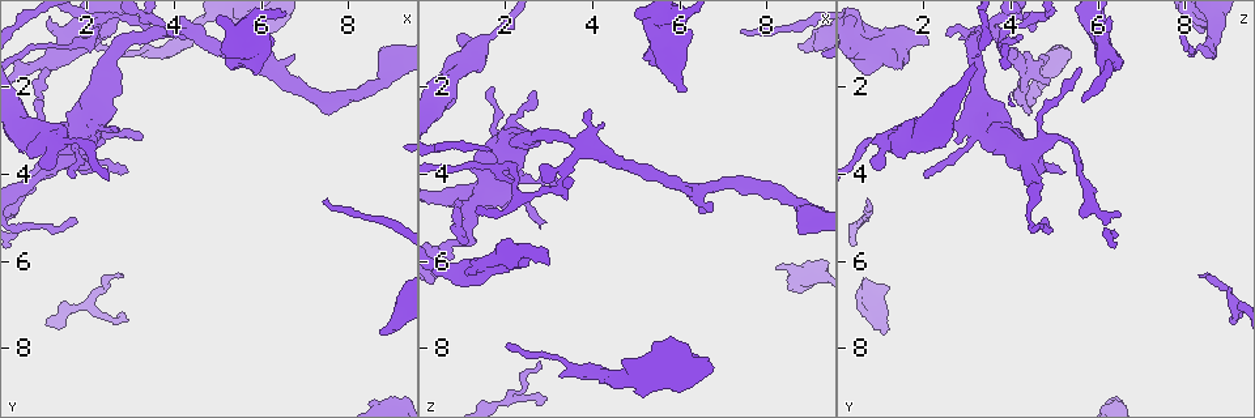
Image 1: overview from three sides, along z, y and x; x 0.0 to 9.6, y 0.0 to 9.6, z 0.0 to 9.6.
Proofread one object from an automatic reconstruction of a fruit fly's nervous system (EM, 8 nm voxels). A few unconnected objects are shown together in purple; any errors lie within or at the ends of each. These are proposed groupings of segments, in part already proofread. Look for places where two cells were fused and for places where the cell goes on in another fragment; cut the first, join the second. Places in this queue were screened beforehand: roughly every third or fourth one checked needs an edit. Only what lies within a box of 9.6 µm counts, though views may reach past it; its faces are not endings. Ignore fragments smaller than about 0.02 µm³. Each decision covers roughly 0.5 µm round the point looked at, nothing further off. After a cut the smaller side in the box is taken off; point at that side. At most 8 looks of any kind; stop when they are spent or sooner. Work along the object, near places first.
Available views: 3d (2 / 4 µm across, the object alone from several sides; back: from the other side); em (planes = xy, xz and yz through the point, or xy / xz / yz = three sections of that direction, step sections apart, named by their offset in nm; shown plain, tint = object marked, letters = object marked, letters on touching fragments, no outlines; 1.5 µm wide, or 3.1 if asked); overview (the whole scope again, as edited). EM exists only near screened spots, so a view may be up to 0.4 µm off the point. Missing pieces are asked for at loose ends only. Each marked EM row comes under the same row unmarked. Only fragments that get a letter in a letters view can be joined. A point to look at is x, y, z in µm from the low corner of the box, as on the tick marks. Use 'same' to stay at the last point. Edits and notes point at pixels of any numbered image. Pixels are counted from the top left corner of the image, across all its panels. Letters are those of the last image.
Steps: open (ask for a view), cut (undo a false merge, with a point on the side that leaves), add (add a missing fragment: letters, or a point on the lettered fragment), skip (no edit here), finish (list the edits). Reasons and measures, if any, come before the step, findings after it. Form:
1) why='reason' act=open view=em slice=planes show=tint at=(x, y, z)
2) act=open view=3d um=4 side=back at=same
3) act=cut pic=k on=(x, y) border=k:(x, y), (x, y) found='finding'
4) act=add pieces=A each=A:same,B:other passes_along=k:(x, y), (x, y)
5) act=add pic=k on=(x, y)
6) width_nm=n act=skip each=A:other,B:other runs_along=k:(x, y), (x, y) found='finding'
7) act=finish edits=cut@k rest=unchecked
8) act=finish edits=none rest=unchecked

why='thick end' act=open view=em slice=planes show=letters at=(6.15, 0.90, 2.05)

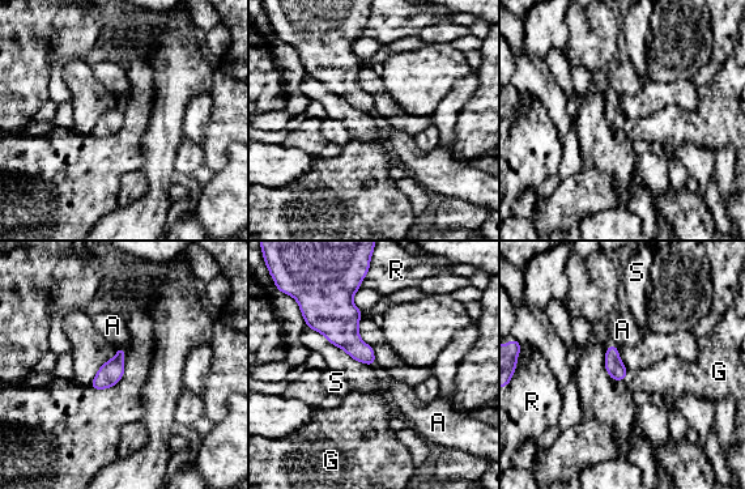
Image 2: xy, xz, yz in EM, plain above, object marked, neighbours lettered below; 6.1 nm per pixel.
longest_contact=R:130nm act=add pieces=G each=A:other,G:same,R:other,S:other passes_along=2:(616, 370), (626, 375), (667, 377) found='the cell continues'

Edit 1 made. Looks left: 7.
act=open view=overview

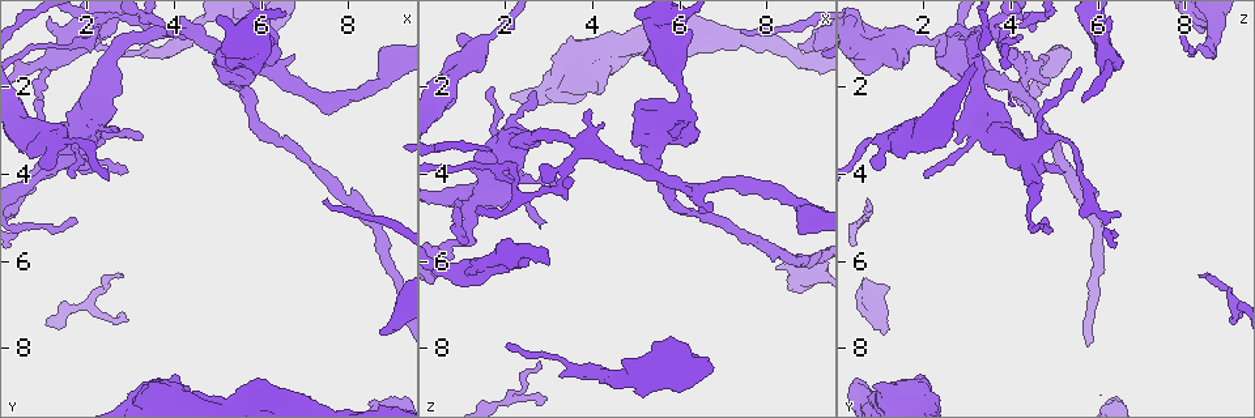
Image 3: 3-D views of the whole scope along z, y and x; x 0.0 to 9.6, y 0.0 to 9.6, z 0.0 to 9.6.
act=open view=3d um=4 at=(4.00, 0.75, 2.45)

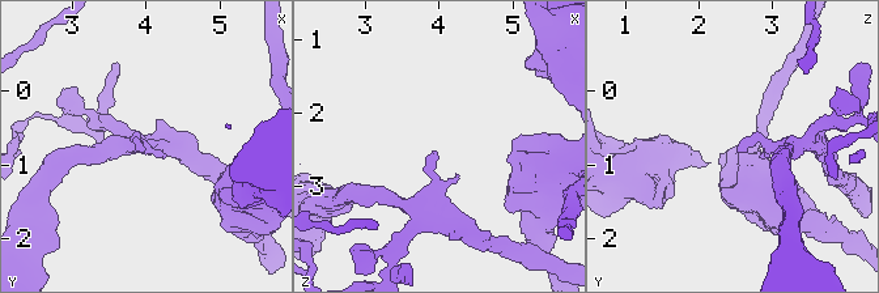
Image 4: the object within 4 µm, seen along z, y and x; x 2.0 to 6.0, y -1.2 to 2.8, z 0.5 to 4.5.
act=open view=em slice=xz step=8 show=tint at=(3.95, 0.80, 2.50)

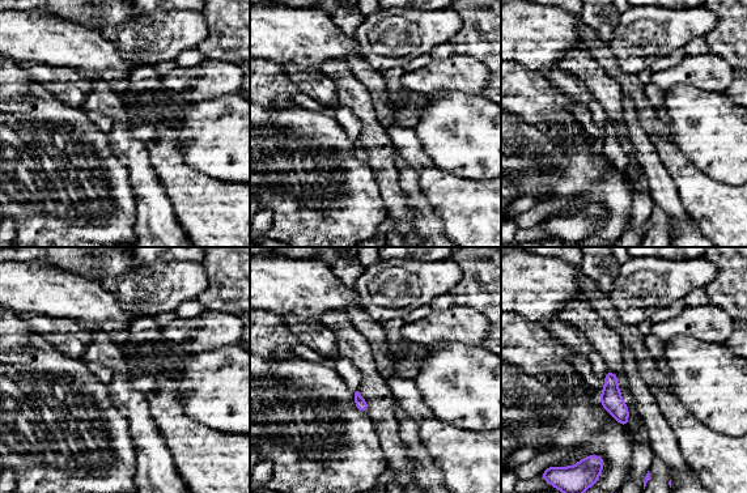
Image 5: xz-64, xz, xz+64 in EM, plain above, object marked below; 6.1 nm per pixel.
act=open view=em slice=planes show=letters at=same

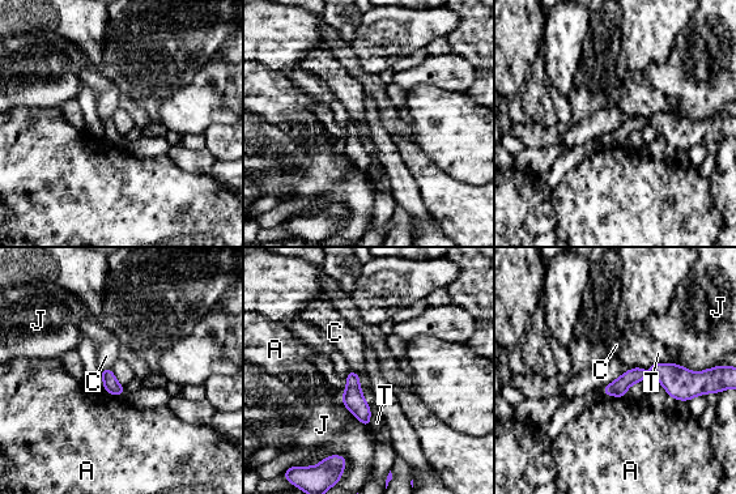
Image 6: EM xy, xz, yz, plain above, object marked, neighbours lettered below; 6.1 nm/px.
act=skip each=A:other,C:other,J:other,T:other runs_along=6:(680, 384), (649, 370), (605, 391) found='no lettered fragment goes on from it'

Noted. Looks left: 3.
why='sharp bend' act=open view=em slice=xy step=8 show=tint at=(2.05, 0.95, 3.80)

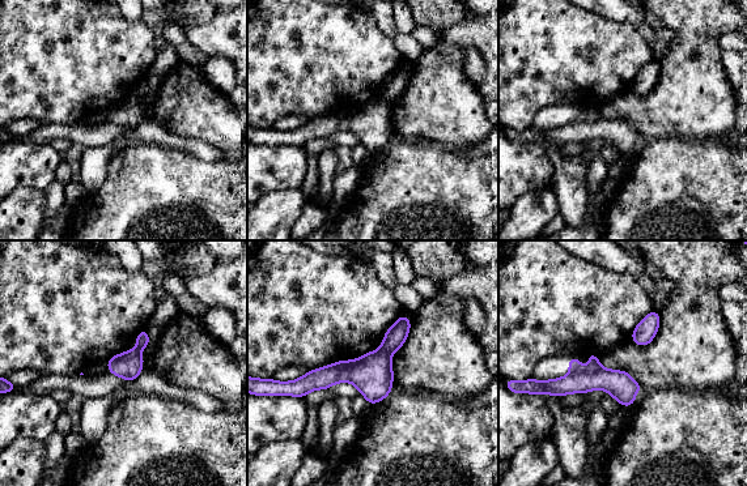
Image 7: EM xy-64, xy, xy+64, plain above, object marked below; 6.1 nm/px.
act=open view=em slice=xy step=8 show=letters at=same

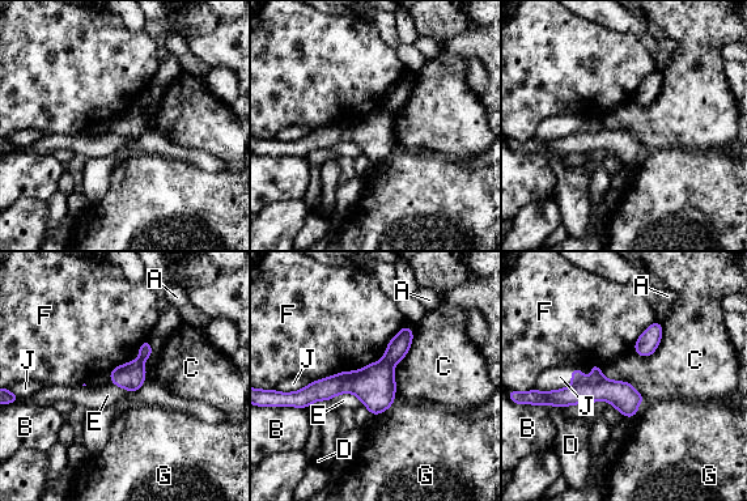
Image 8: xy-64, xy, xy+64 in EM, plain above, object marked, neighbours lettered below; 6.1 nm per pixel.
act=cut pic=8 on=(374, 385) each=A:other,B:other,C:other,D:other,E:other,F:other,G:other,J:other border=8:(383, 357), (394, 364) found='two cells meet here'

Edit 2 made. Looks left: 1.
act=finish edits=add@2,cut@8 rest=unchecked

